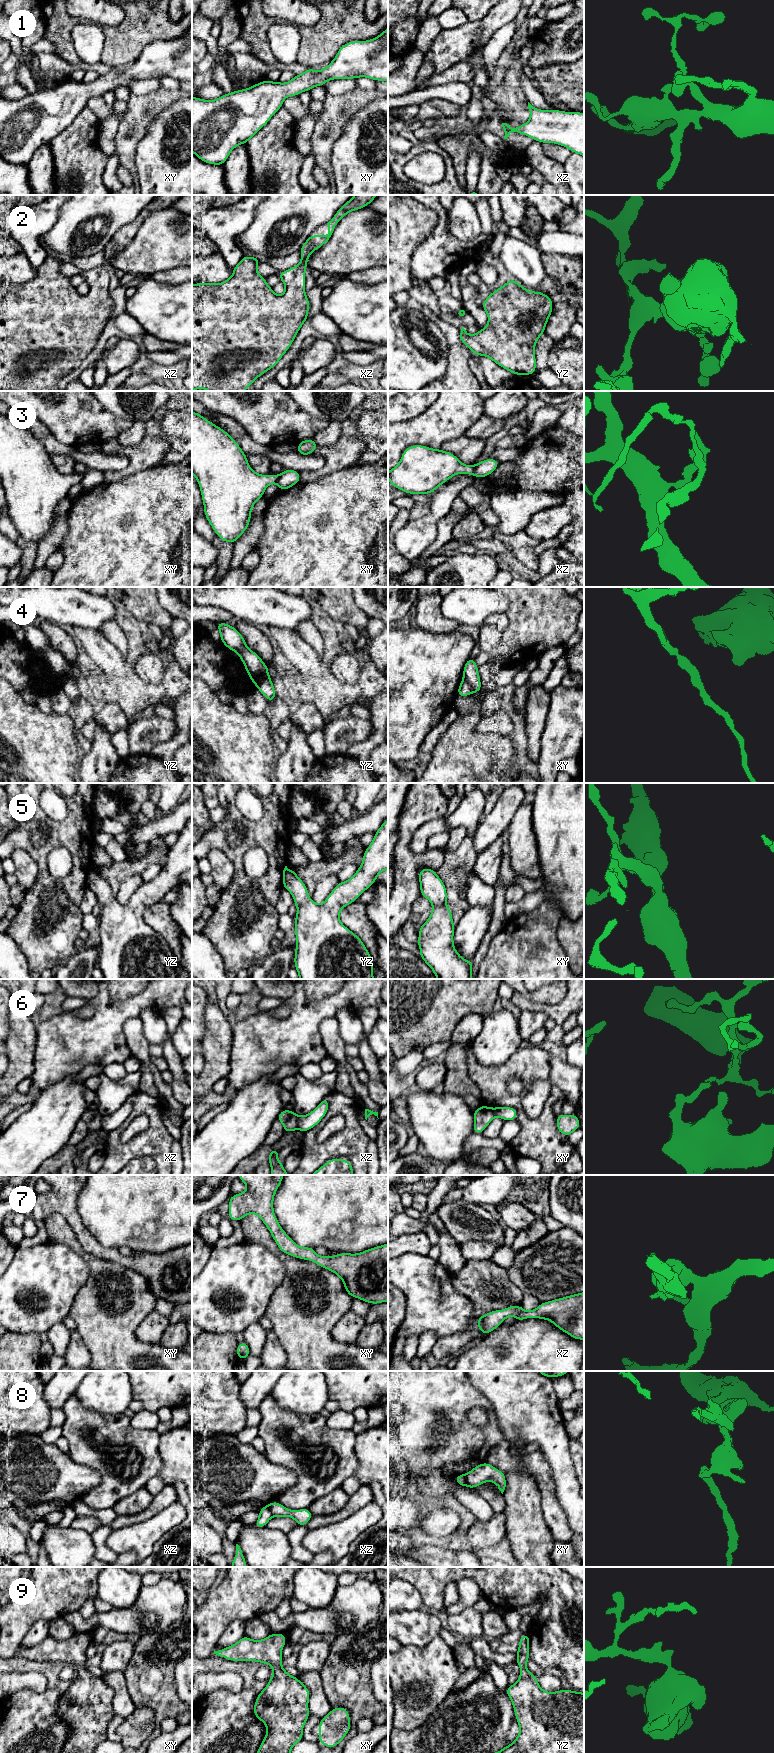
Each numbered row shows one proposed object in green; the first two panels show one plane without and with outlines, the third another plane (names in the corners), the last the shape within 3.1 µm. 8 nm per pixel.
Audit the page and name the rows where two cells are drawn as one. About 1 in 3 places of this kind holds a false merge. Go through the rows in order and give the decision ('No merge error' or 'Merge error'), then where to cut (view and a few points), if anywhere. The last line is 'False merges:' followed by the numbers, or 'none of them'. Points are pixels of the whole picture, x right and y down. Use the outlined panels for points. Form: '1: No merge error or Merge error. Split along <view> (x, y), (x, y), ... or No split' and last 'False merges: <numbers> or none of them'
1: No merge error. No split
2: No merge error. No split
3: Merge error. Split along xz (474, 465), (474, 470), (471, 473)
4: Merge error. Split along xy (463, 677), (471, 686), (473, 692)
5: No merge error. No split
6: Merge error. Split along xz (299, 1117), (297, 1128)
7: No merge error. No split
8: Merge error. Split along xy (464, 1474), (466, 1485)
9: No merge error. No split
False merges: 3, 4, 6, 8

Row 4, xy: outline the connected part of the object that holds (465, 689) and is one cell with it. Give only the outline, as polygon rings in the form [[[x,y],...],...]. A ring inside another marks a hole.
[[[463,678],[457,690],[457,697],[465,697],[473,694],[472,686]]]

